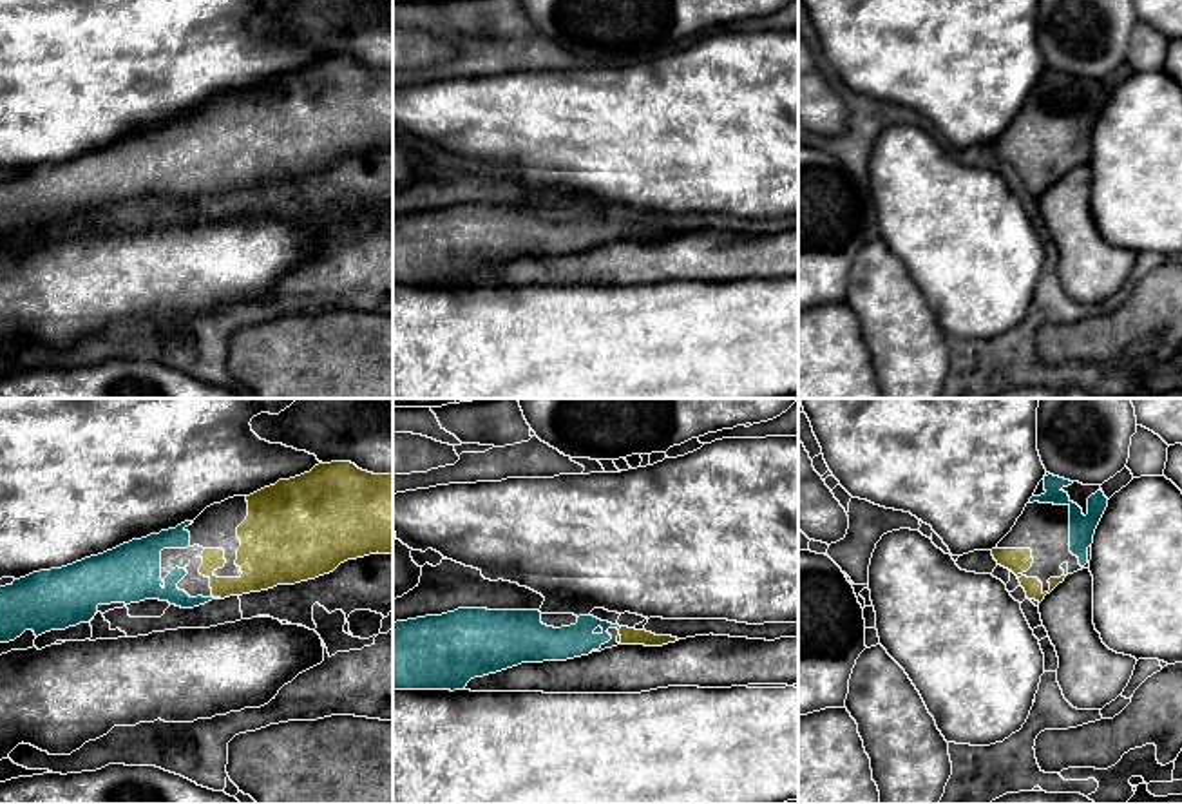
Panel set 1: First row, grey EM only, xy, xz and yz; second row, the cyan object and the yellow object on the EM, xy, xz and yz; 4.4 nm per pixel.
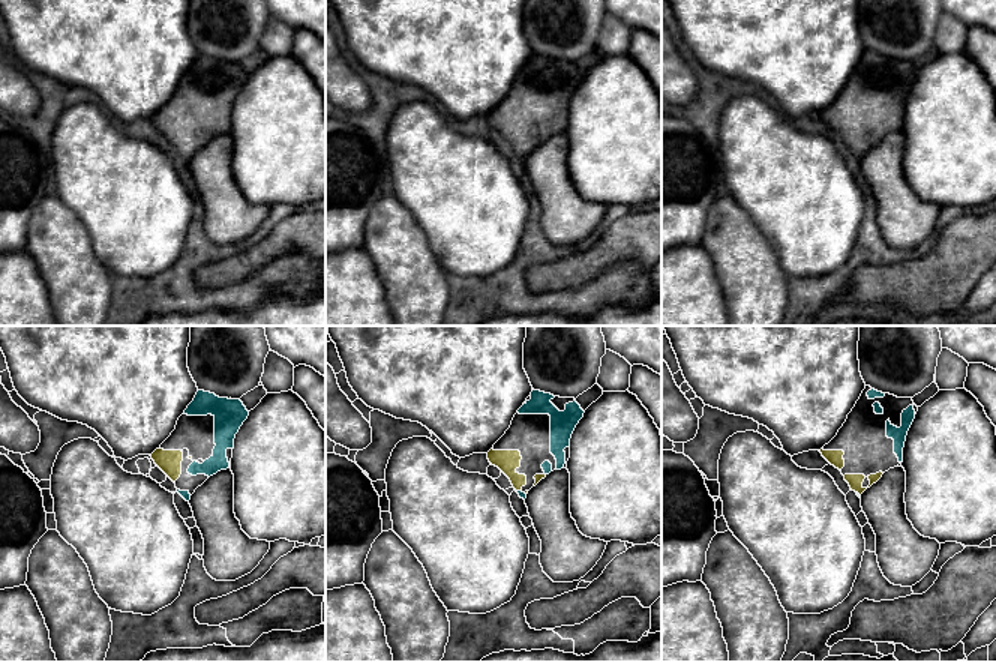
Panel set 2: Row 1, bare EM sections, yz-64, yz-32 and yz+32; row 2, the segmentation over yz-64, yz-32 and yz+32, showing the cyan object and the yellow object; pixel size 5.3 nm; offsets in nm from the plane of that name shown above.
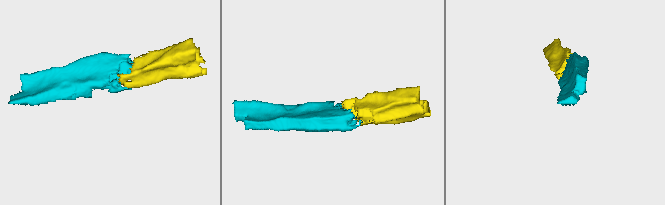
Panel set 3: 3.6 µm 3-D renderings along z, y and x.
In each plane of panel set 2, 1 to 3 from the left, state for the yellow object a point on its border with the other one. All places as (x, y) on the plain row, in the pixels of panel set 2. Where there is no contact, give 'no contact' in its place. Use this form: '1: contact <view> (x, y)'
1: no contact
2: contact yz-32 (518, 155)
3: contact yz+32 (858, 158)

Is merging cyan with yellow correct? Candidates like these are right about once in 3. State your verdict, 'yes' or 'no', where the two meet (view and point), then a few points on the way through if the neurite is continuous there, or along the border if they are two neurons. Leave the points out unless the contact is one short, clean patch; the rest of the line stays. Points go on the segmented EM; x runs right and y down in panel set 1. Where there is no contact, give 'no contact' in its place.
yes; meets cyan in xy at (218, 598); runs through xy (171, 593), (183, 600), (218, 598), (263, 565)

